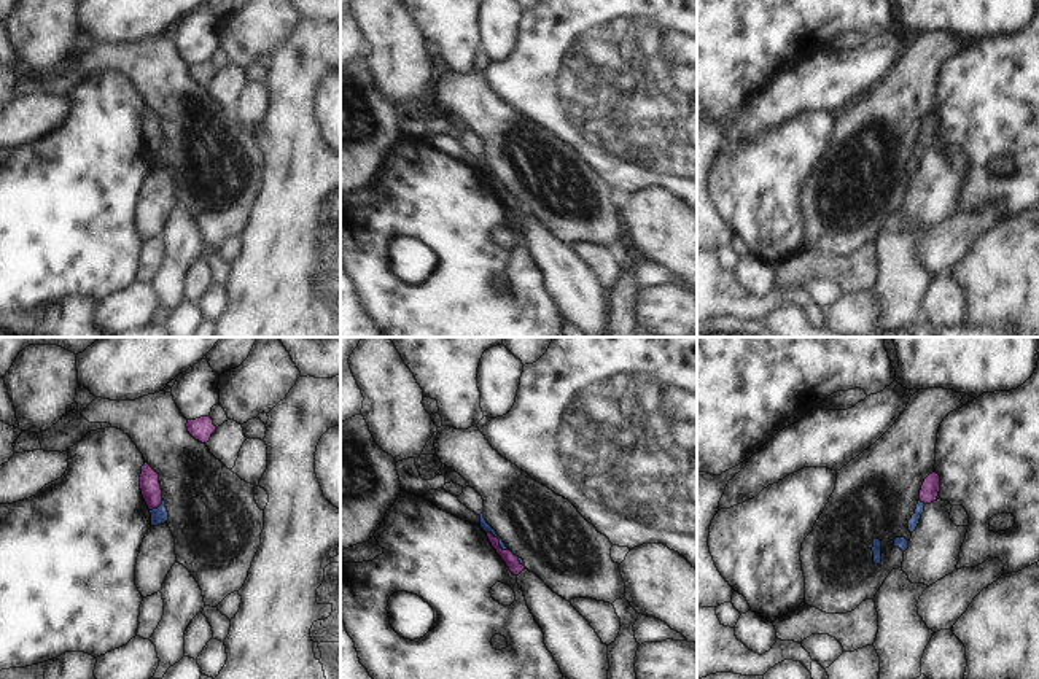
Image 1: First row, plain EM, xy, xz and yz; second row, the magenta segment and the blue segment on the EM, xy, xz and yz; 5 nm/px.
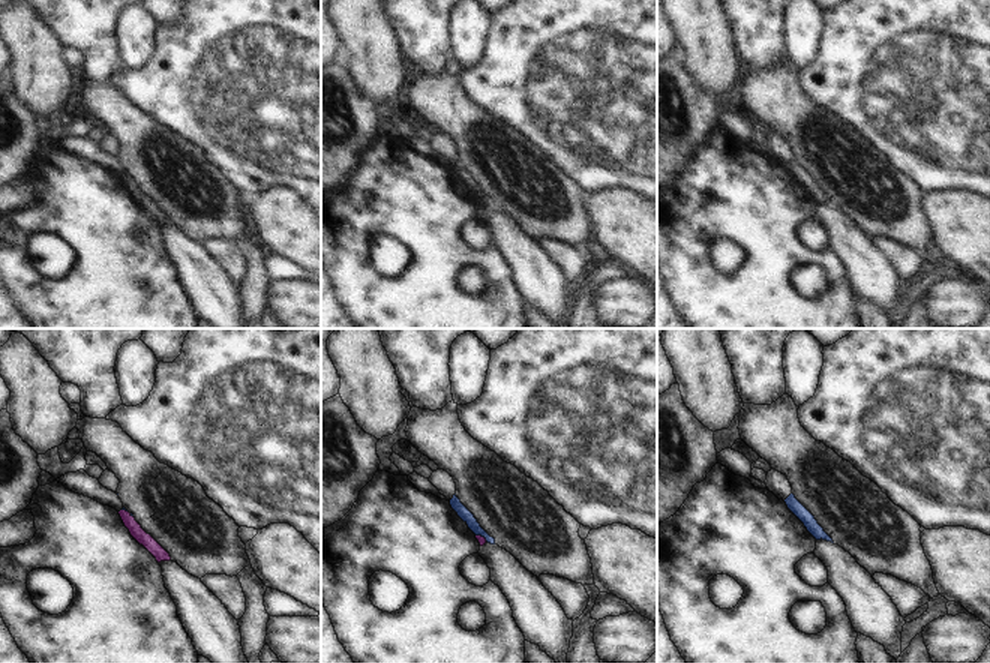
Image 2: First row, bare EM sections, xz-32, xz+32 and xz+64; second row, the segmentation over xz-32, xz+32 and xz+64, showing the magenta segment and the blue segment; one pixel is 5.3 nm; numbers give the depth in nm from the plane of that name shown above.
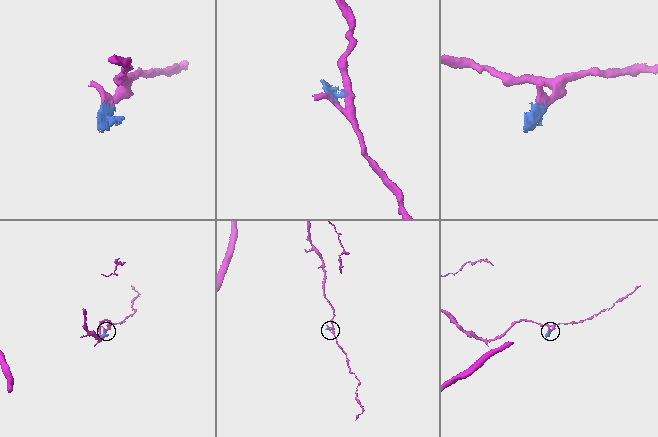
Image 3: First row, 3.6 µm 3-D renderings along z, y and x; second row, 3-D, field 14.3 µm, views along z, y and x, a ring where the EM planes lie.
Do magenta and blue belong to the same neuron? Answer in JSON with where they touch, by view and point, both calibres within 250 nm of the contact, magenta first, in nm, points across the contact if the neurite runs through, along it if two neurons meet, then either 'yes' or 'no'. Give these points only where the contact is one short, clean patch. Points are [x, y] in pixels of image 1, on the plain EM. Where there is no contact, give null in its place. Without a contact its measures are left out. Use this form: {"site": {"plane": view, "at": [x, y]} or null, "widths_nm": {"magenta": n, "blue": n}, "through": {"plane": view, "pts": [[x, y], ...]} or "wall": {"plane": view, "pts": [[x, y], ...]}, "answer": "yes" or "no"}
{"site": {"plane": "xz", "at": [498, 185]}, "widths_nm": {"magenta": 70, "blue": 50}, "wall": {"plane": "xz", "pts": [[487, 175], [498, 183], [503, 193], [508, 193]]}, "answer": "no"}

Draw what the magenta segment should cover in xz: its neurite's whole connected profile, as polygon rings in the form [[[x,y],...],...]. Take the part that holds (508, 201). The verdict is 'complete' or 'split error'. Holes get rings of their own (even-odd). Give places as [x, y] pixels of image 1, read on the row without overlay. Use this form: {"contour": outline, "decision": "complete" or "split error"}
{"contour": [[[487,177],[487,181],[488,181],[492,191],[496,194],[496,197],[501,200],[501,204],[509,211],[509,215],[514,219],[519,219],[525,213],[525,210],[519,205],[519,200],[516,200],[509,192],[508,194],[503,194],[500,191],[500,183],[495,181],[492,177]]], "decision": "complete"}

